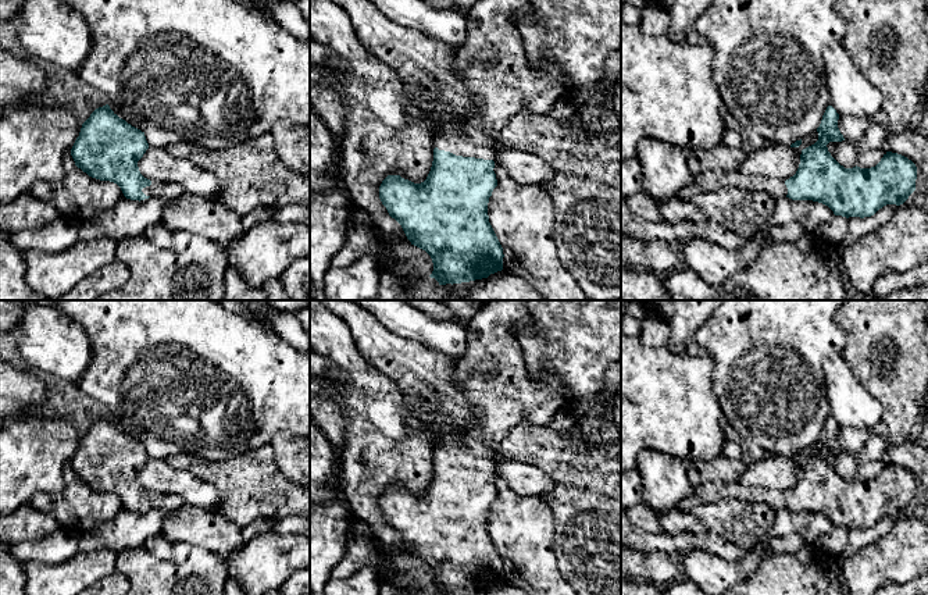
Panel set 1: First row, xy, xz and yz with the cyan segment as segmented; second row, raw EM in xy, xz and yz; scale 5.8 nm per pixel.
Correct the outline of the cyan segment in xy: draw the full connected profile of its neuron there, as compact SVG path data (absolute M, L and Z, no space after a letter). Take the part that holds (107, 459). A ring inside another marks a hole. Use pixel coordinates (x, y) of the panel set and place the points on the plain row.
M108 416L96 420L82 435L71 467L89 488L117 495L131 512L176 510L185 500L176 494L151 494L138 478L149 455L144 443L119 430Z

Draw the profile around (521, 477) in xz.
M502 459L493 471L517 494L543 498L554 488L554 481L539 467L514 459Z

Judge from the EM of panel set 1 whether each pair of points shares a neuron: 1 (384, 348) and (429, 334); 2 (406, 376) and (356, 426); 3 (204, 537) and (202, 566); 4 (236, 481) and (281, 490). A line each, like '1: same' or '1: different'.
1: different
2: different
3: different
4: same

